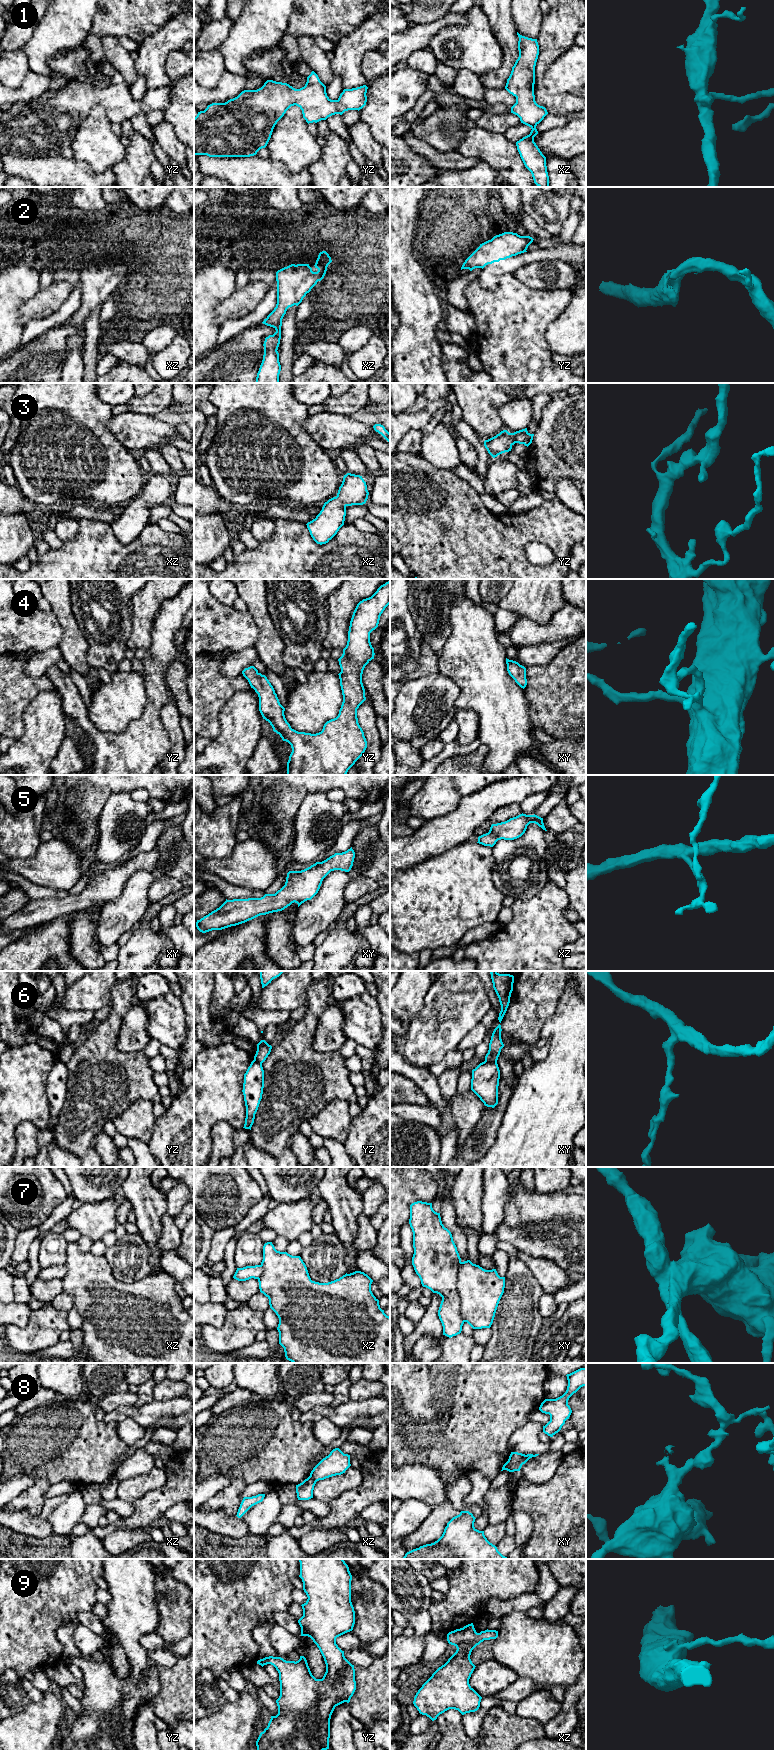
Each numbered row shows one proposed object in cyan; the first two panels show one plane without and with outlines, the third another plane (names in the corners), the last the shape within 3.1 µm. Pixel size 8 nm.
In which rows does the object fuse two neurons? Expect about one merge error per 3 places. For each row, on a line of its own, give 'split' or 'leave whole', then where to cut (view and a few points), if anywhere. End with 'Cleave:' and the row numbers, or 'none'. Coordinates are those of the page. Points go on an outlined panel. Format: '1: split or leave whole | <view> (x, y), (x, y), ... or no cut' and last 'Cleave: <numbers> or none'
1: leave whole | no cut
2: leave whole | no cut
3: leave whole | no cut
4: leave whole | no cut
5: leave whole | no cut
6: split | xy (485, 1060), (496, 1062)
7: split | xy (460, 1262), (457, 1294), (460, 1316), (464, 1321)
8: split | xz (309, 1476), (316, 1481)
9: leave whole | no cut
Cleave: 6, 7, 8

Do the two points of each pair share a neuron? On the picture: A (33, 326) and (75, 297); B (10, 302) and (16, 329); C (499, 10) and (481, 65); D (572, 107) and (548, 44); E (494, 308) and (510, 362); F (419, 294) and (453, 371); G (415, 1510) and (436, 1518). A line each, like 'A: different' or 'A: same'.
A: same
B: same
C: different
D: same
E: same
F: different
G: different

